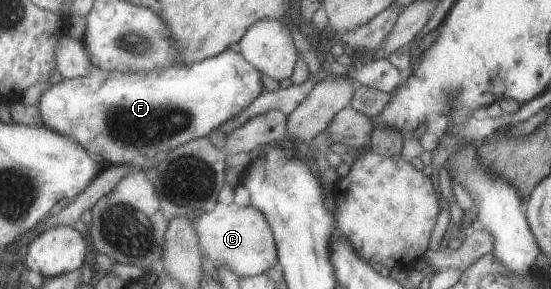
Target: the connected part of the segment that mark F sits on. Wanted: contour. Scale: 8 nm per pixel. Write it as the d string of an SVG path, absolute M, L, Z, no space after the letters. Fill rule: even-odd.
M230 48L215 57L191 65L162 67L153 71L125 73L99 69L89 77L66 79L51 86L41 98L40 112L48 127L74 137L96 159L110 160L114 165L142 163L160 152L174 150L200 137L206 137L227 120L236 119L242 110L262 92L262 73L242 53Z

